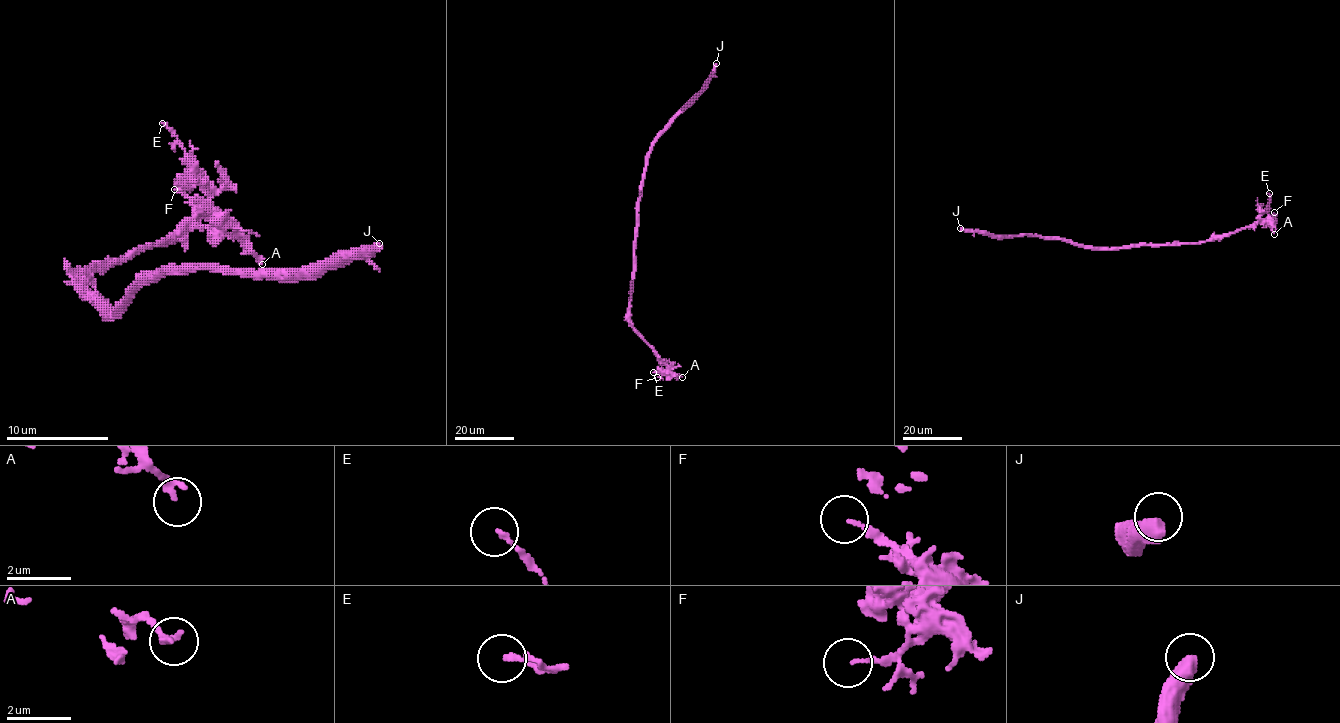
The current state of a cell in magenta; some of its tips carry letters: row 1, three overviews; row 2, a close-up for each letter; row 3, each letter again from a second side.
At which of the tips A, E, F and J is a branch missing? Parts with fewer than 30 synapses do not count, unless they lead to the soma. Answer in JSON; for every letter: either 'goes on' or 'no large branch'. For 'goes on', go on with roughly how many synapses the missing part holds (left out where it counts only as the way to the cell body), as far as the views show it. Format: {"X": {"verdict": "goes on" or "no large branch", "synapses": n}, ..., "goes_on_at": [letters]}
{"A": {"verdict": "no large branch"}, "E": {"verdict": "no large branch"}, "F": {"verdict": "no large branch"}, "J": {"verdict": "no large branch"}, "goes_on_at": []}

